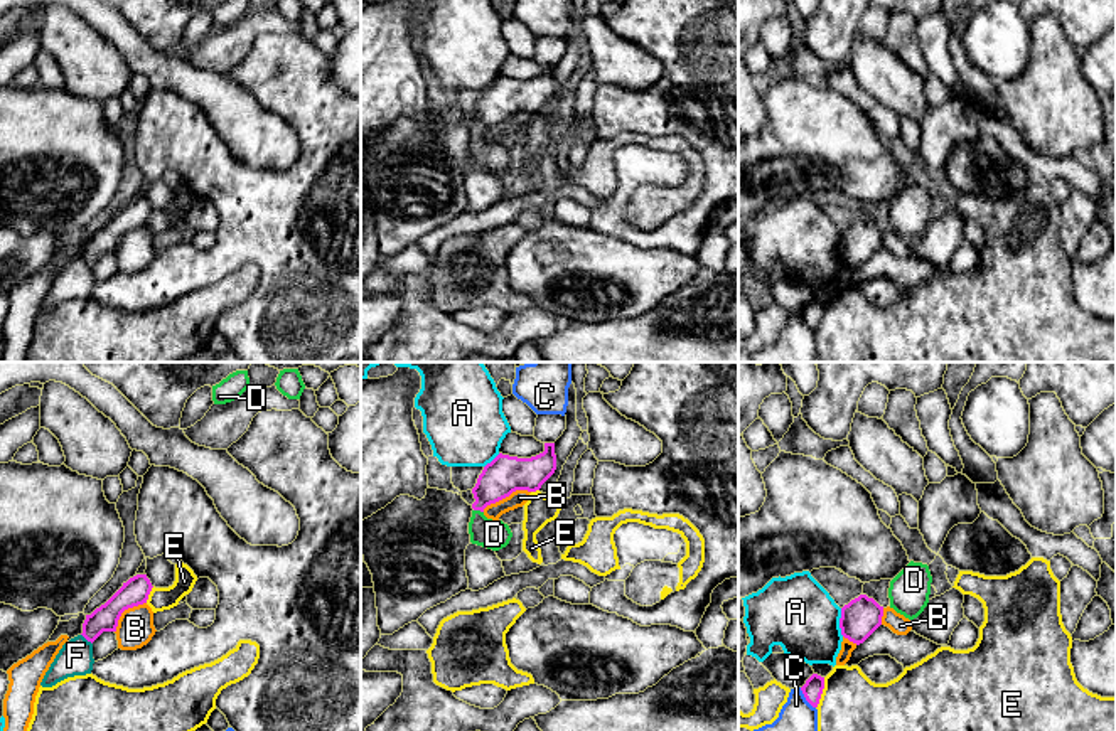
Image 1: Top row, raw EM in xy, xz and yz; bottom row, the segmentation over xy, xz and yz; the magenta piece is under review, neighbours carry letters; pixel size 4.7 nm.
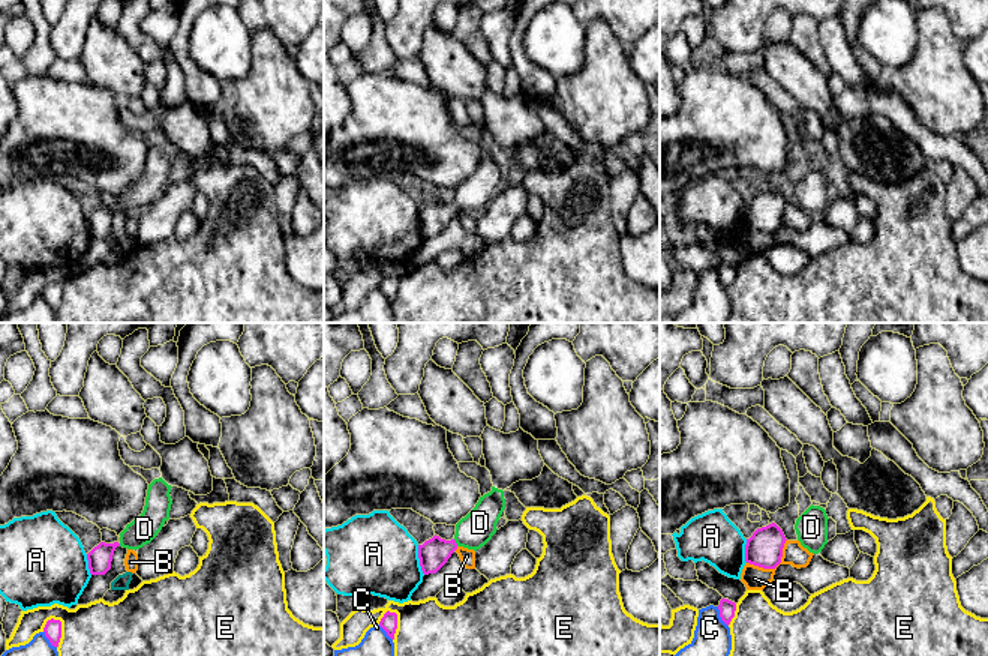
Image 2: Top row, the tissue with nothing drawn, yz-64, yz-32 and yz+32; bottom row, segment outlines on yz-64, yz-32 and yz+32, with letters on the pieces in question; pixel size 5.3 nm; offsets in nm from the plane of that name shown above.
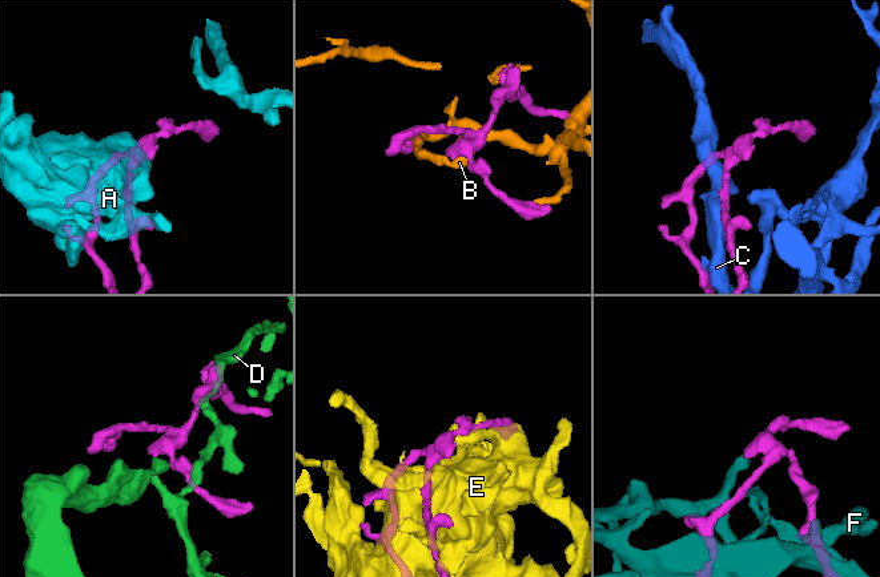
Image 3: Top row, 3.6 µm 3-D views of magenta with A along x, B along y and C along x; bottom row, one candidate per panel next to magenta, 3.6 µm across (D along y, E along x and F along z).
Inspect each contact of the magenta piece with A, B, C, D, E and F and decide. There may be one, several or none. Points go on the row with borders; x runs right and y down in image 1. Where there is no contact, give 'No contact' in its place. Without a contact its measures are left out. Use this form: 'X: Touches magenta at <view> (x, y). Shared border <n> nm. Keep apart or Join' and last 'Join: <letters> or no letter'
A: Touches magenta at yz (840, 622). Shared border 140 nm. Keep apart
B: Touches magenta at xz (506, 496). Shared border 260 nm. Keep apart
C: Touches magenta at yz (804, 696). Shared border 130 nm. Keep apart
D: Touches magenta at xz (479, 509). Shared border 50 nm. Join
E: Touches magenta at yz (821, 693). Shared border 160 nm. Keep apart
F: Touches magenta at xy (86, 639). Shared border 80 nm. Keep apart
Join: D

